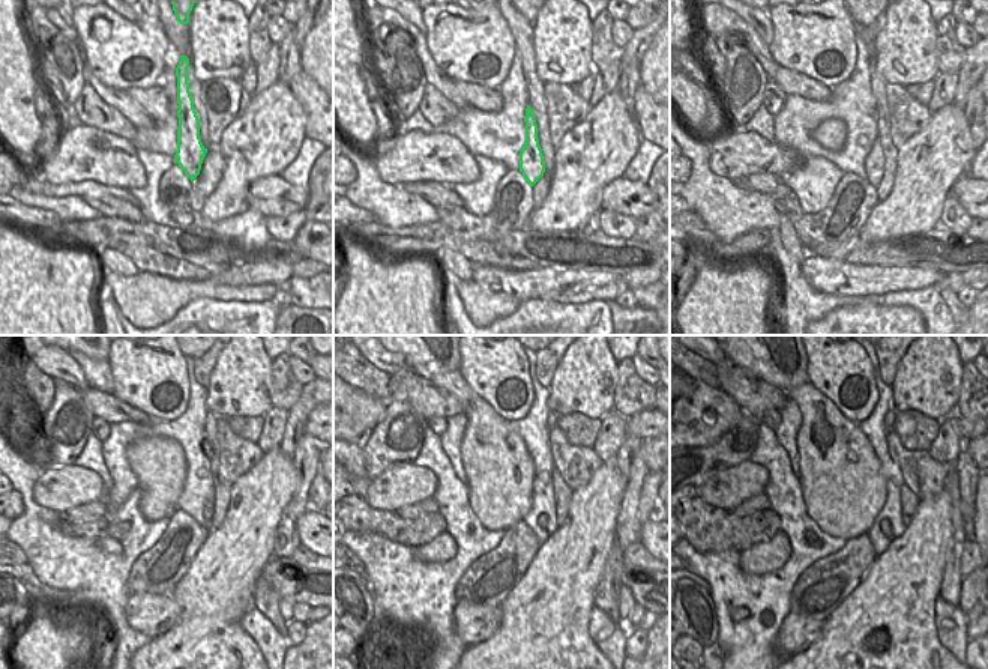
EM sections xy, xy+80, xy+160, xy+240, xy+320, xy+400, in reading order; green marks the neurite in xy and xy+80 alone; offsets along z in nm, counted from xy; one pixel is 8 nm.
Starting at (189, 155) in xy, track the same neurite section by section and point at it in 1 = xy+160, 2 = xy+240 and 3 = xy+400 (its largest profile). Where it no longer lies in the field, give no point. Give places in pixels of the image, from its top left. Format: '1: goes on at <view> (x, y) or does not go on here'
1: goes on at xy+160 (874, 163)
2: goes on at xy+240 (207, 510)
3: goes on at xy+400 (886, 526)

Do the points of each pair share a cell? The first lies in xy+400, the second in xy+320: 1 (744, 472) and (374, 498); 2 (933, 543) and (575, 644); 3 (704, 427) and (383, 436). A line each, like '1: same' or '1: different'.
1: same
2: same
3: different

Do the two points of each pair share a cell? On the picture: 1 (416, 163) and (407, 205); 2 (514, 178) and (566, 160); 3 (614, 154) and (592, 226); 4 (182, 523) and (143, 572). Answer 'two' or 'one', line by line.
1: two
2: two
3: two
4: one

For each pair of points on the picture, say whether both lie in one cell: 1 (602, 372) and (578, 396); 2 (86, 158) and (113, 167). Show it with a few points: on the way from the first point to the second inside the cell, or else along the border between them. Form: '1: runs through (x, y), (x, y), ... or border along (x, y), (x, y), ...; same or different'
1: runs through (596, 378), (584, 390); same
2: runs through (92, 164), (107, 164); same

